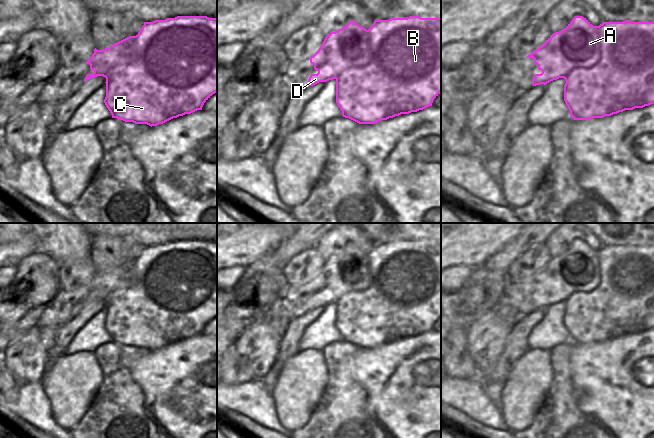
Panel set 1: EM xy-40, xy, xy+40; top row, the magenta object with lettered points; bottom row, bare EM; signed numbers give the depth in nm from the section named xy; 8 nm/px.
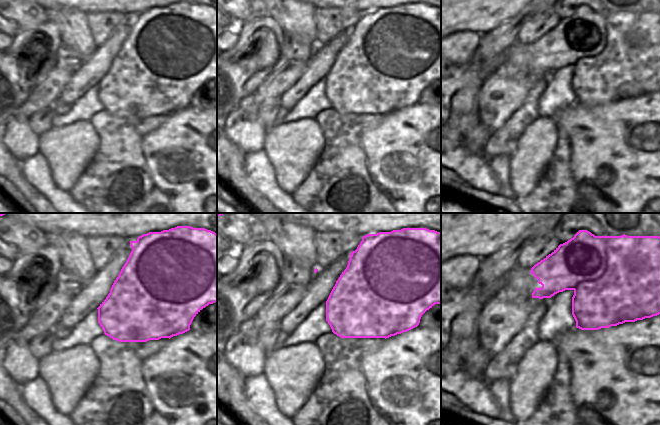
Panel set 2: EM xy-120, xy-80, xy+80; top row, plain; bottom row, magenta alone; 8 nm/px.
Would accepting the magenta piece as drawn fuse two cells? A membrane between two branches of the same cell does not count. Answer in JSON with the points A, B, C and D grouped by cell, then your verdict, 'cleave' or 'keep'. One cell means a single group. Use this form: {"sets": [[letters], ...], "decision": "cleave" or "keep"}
{"sets": [["A", "D"], ["B", "C"]], "decision": "cleave"}

